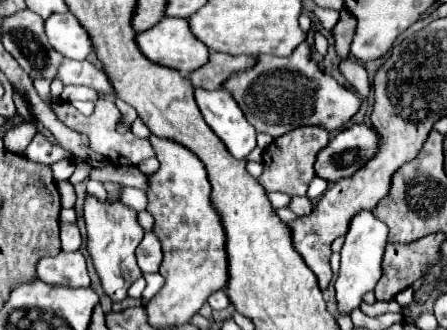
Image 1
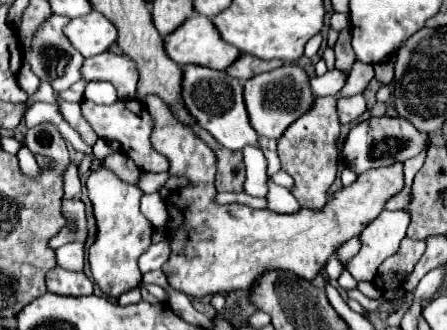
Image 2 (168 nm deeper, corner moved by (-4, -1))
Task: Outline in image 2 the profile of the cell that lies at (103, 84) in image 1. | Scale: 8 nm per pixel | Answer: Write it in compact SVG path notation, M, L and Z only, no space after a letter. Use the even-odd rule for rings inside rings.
M101 52L93 58L87 58L83 68L83 80L107 80L117 88L119 98L129 100L135 98L137 92L137 64L125 56L115 52Z

